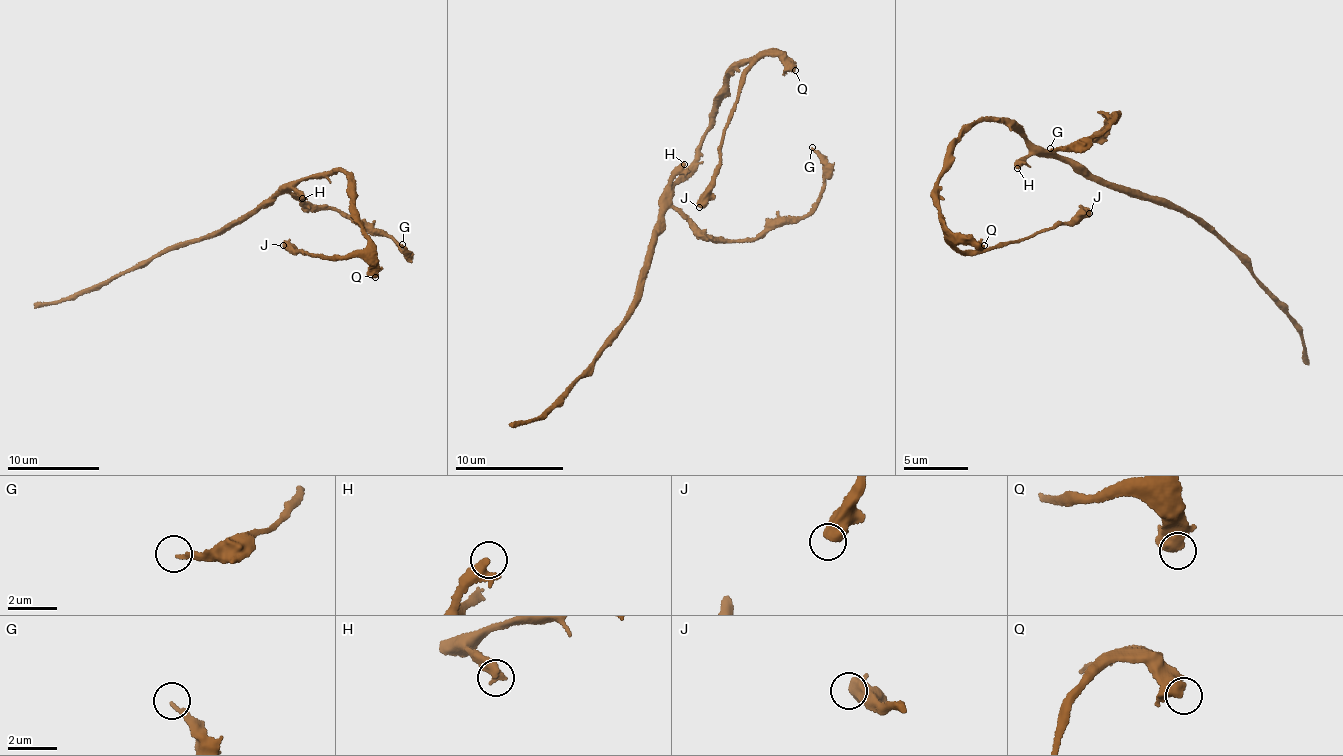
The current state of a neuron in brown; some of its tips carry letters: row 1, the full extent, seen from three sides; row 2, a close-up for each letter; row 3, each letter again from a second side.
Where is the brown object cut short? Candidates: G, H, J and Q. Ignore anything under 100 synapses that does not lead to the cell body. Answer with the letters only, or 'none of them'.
none of them

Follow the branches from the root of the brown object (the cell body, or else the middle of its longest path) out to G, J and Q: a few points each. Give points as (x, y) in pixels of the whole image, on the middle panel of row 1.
G: (667, 185), (673, 206), (702, 233), (755, 240), (779, 222), (796, 223), (817, 204), (825, 169), (812, 147)
J: (667, 185), (697, 156), (729, 77), (742, 63), (766, 52), (740, 79), (709, 198), (699, 207)
Q: (667, 185), (697, 156), (697, 146), (726, 93), (729, 77), (742, 63), (767, 51), (795, 70)

